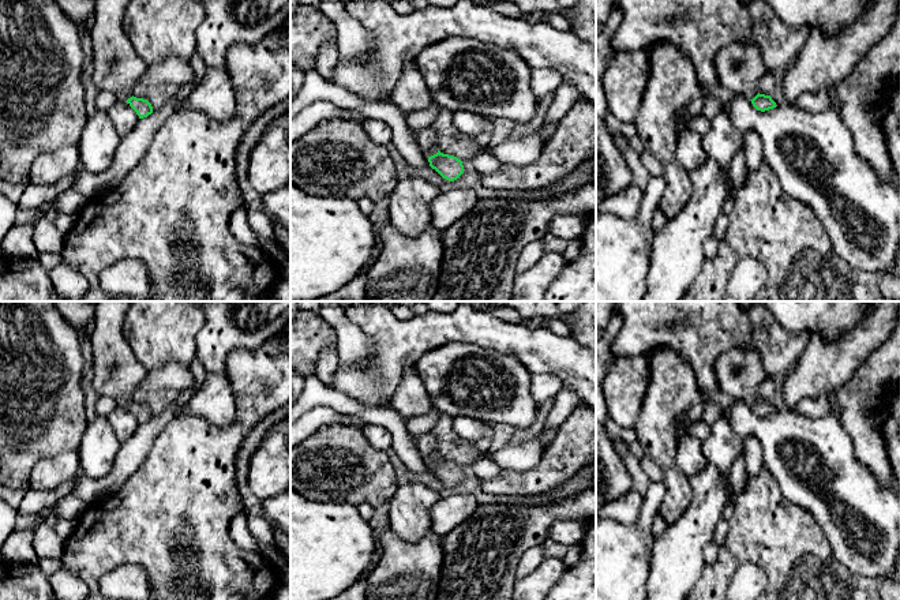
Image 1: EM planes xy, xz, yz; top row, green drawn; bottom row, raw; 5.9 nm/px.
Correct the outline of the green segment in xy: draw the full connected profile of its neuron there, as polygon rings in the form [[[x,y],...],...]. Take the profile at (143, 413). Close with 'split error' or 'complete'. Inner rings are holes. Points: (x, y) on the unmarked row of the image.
[[[97,301],[90,342],[93,346],[93,389],[100,397],[113,397],[139,421],[147,423],[153,412],[132,397],[147,375],[123,335],[123,320],[131,301]]] | split error

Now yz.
[[[750,348],[732,349],[716,363],[719,390],[749,404],[761,417],[777,412],[770,401],[758,398],[758,387],[766,378],[760,355]]] | split error

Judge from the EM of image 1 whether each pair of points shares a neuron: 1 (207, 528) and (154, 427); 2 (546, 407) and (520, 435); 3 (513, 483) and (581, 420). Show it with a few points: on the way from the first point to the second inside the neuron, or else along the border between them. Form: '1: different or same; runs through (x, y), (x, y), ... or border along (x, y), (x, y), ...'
1: different; border along (176, 416), (156, 437), (152, 447), (141, 461)
2: same; runs through (542, 415), (539, 423), (528, 434)
3: same; runs through (533, 482), (574, 441)

